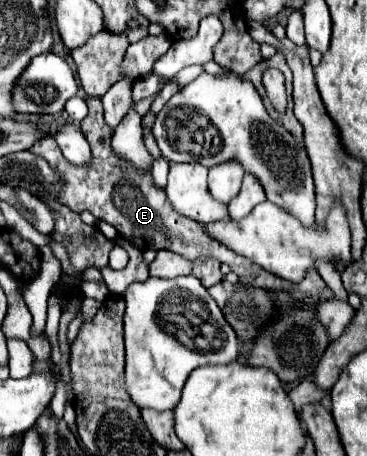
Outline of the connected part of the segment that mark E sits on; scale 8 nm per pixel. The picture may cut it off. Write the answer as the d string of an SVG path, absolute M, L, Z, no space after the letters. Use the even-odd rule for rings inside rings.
M87 98L87 106L89 106L89 114L81 120L81 130L83 130L85 138L89 140L91 154L93 154L87 166L71 166L51 136L46 136L41 142L35 142L31 148L33 154L43 156L49 165L63 176L65 186L61 192L61 202L67 204L69 208L73 208L73 212L81 214L81 212L89 210L97 220L111 224L119 232L121 238L125 238L139 250L149 250L149 248L173 250L187 260L209 256L209 258L215 258L215 260L227 264L245 284L255 284L261 288L269 288L273 292L287 292L295 300L305 300L305 298L311 298L317 302L319 300L335 300L333 290L323 282L323 278L317 274L317 270L309 270L301 282L293 284L289 280L283 280L283 278L263 270L261 266L253 264L245 256L233 252L229 246L211 238L199 222L179 216L167 202L165 192L161 188L157 188L157 184L153 182L151 170L137 172L137 168L133 168L133 164L125 164L125 160L117 160L117 156L113 156L113 148L111 148L113 128L109 128L109 124L105 124L105 120L103 120L101 100Z

